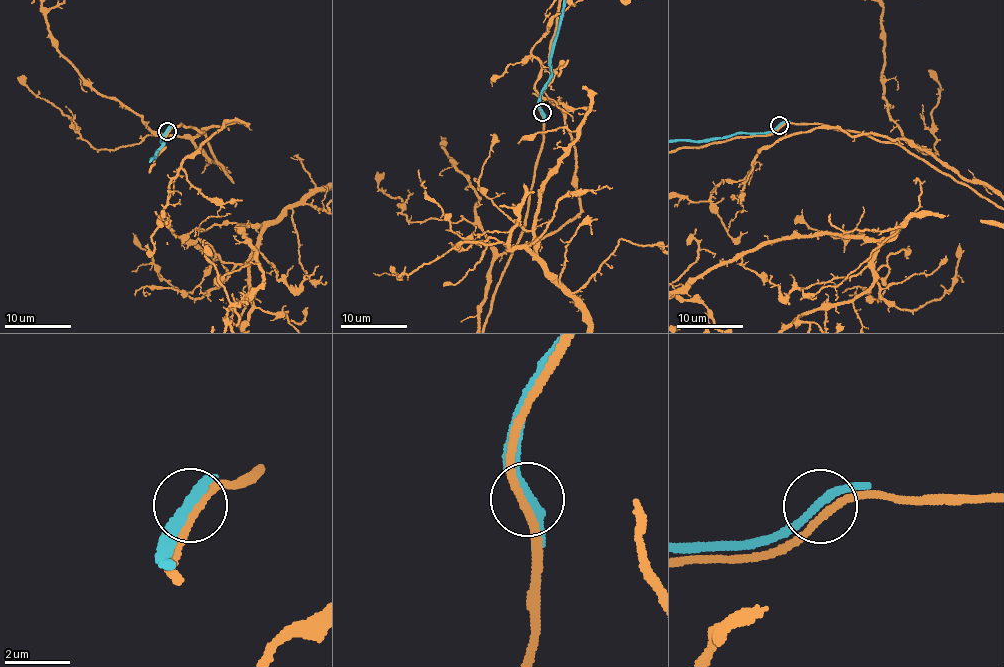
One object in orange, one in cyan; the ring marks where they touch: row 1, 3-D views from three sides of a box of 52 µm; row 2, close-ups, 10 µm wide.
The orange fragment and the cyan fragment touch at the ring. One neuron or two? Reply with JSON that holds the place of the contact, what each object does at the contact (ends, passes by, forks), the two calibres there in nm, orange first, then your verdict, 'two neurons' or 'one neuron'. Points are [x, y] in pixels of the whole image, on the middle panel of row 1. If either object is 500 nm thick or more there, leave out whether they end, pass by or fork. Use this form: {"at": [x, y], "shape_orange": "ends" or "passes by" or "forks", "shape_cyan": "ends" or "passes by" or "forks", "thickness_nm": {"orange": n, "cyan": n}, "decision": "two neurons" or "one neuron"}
{"at": [542, 112], "shape_orange": "passes by", "shape_cyan": "passes by", "thickness_nm": {"orange": 240, "cyan": 260}, "decision": "two neurons"}

